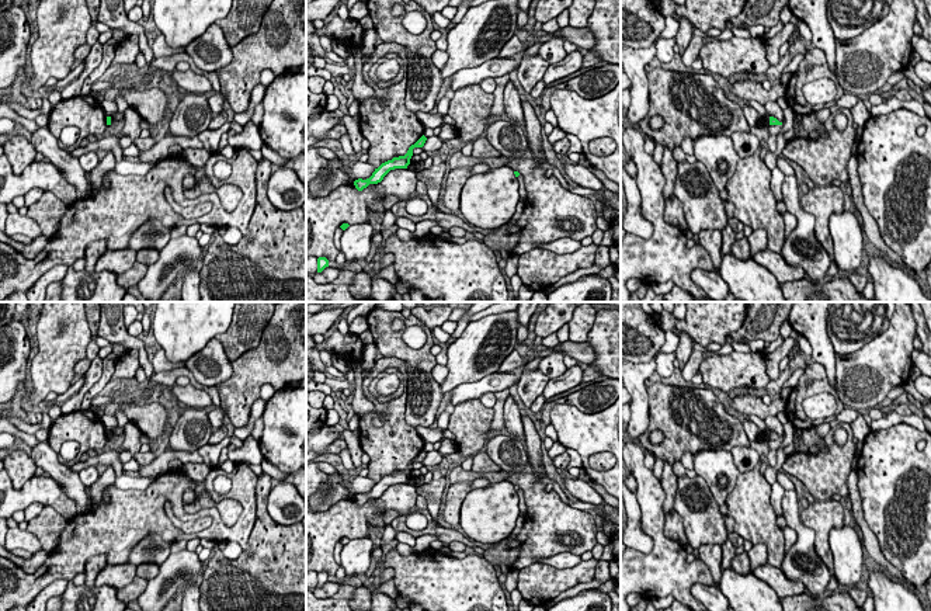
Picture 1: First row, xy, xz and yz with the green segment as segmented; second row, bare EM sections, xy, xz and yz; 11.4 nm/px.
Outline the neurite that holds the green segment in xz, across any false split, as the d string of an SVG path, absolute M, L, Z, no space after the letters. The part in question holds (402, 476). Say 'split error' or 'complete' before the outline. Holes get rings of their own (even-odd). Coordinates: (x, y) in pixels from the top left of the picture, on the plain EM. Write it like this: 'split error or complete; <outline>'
complete; M423 449L414 459L411 459L404 471L393 472L392 475L388 475L382 478L372 490L367 494L358 493L354 496L354 500L358 506L362 506L367 503L369 499L378 499L383 494L383 492L395 483L407 483L410 479L410 473L413 471L413 464L414 462L423 462L425 458L427 452Z

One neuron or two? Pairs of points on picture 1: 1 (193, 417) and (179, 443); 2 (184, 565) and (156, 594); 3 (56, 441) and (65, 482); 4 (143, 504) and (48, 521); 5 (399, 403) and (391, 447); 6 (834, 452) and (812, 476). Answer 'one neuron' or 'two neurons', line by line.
1: one neuron
2: one neuron
3: two neurons
4: two neurons
5: one neuron
6: one neuron

